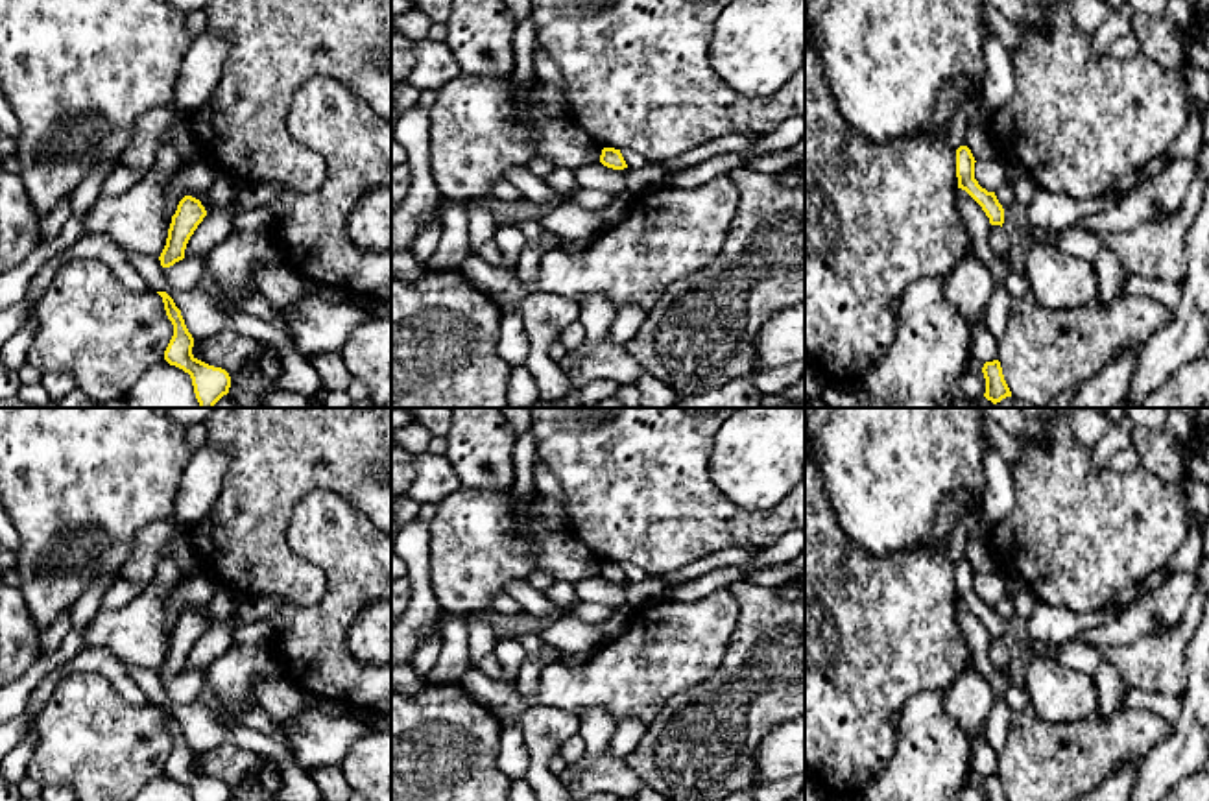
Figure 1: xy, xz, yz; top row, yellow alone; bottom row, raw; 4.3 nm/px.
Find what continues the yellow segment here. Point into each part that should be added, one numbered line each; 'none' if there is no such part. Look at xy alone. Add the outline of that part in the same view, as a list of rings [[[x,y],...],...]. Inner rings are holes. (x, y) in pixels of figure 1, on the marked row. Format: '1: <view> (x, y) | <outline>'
none

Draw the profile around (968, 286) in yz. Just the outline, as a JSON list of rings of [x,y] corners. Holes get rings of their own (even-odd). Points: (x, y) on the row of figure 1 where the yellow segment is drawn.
[[[965,255],[945,277],[945,297],[969,323],[971,356],[982,364],[999,360],[999,340],[986,327],[986,305],[995,292],[995,281],[986,266]]]

